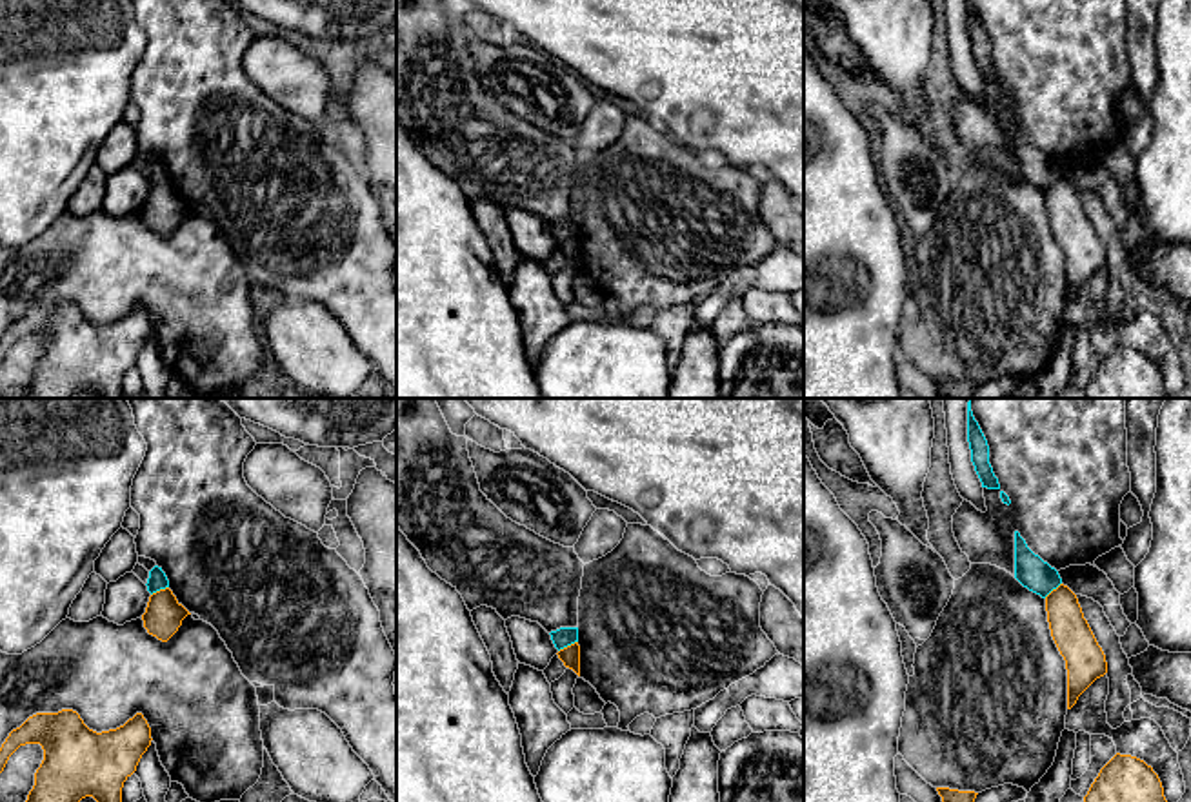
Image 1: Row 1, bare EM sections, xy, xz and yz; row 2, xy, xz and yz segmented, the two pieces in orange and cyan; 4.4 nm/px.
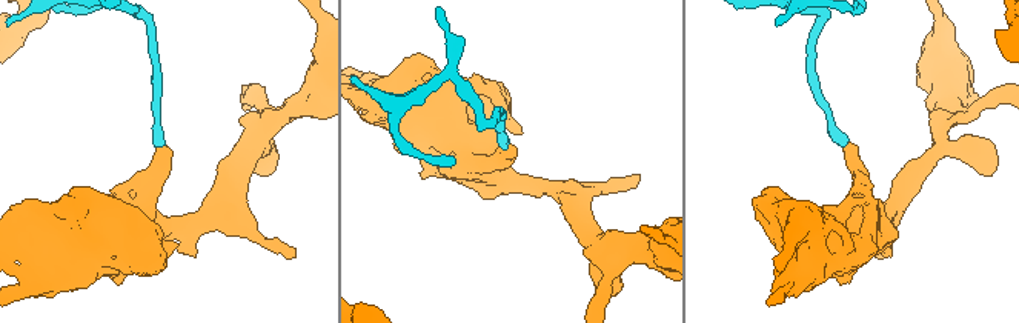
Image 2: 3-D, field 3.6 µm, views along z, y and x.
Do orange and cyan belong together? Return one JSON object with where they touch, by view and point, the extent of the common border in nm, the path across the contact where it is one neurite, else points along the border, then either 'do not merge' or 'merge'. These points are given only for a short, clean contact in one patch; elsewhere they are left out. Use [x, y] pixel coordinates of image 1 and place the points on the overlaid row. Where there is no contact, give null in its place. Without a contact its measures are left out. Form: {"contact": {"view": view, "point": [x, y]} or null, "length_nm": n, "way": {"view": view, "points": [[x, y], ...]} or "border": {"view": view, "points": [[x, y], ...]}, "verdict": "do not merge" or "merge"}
{"contact": {"view": "xz", "point": [568, 646]}, "length_nm": 100, "border": {"view": "xz", "points": [[577, 641], [559, 651]]}, "verdict": "do not merge"}

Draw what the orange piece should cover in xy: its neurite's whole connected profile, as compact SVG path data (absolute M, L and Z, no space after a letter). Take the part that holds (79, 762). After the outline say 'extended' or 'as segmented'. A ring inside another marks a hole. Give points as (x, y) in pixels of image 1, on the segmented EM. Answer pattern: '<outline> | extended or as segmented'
M73 709L36 713L13 729L2 744L0 773L20 746L40 744L44 760L35 773L35 786L25 802L80 802L85 797L93 797L96 802L122 802L124 782L136 771L151 740L151 727L142 713L120 727L102 733L89 729Z | as segmented

